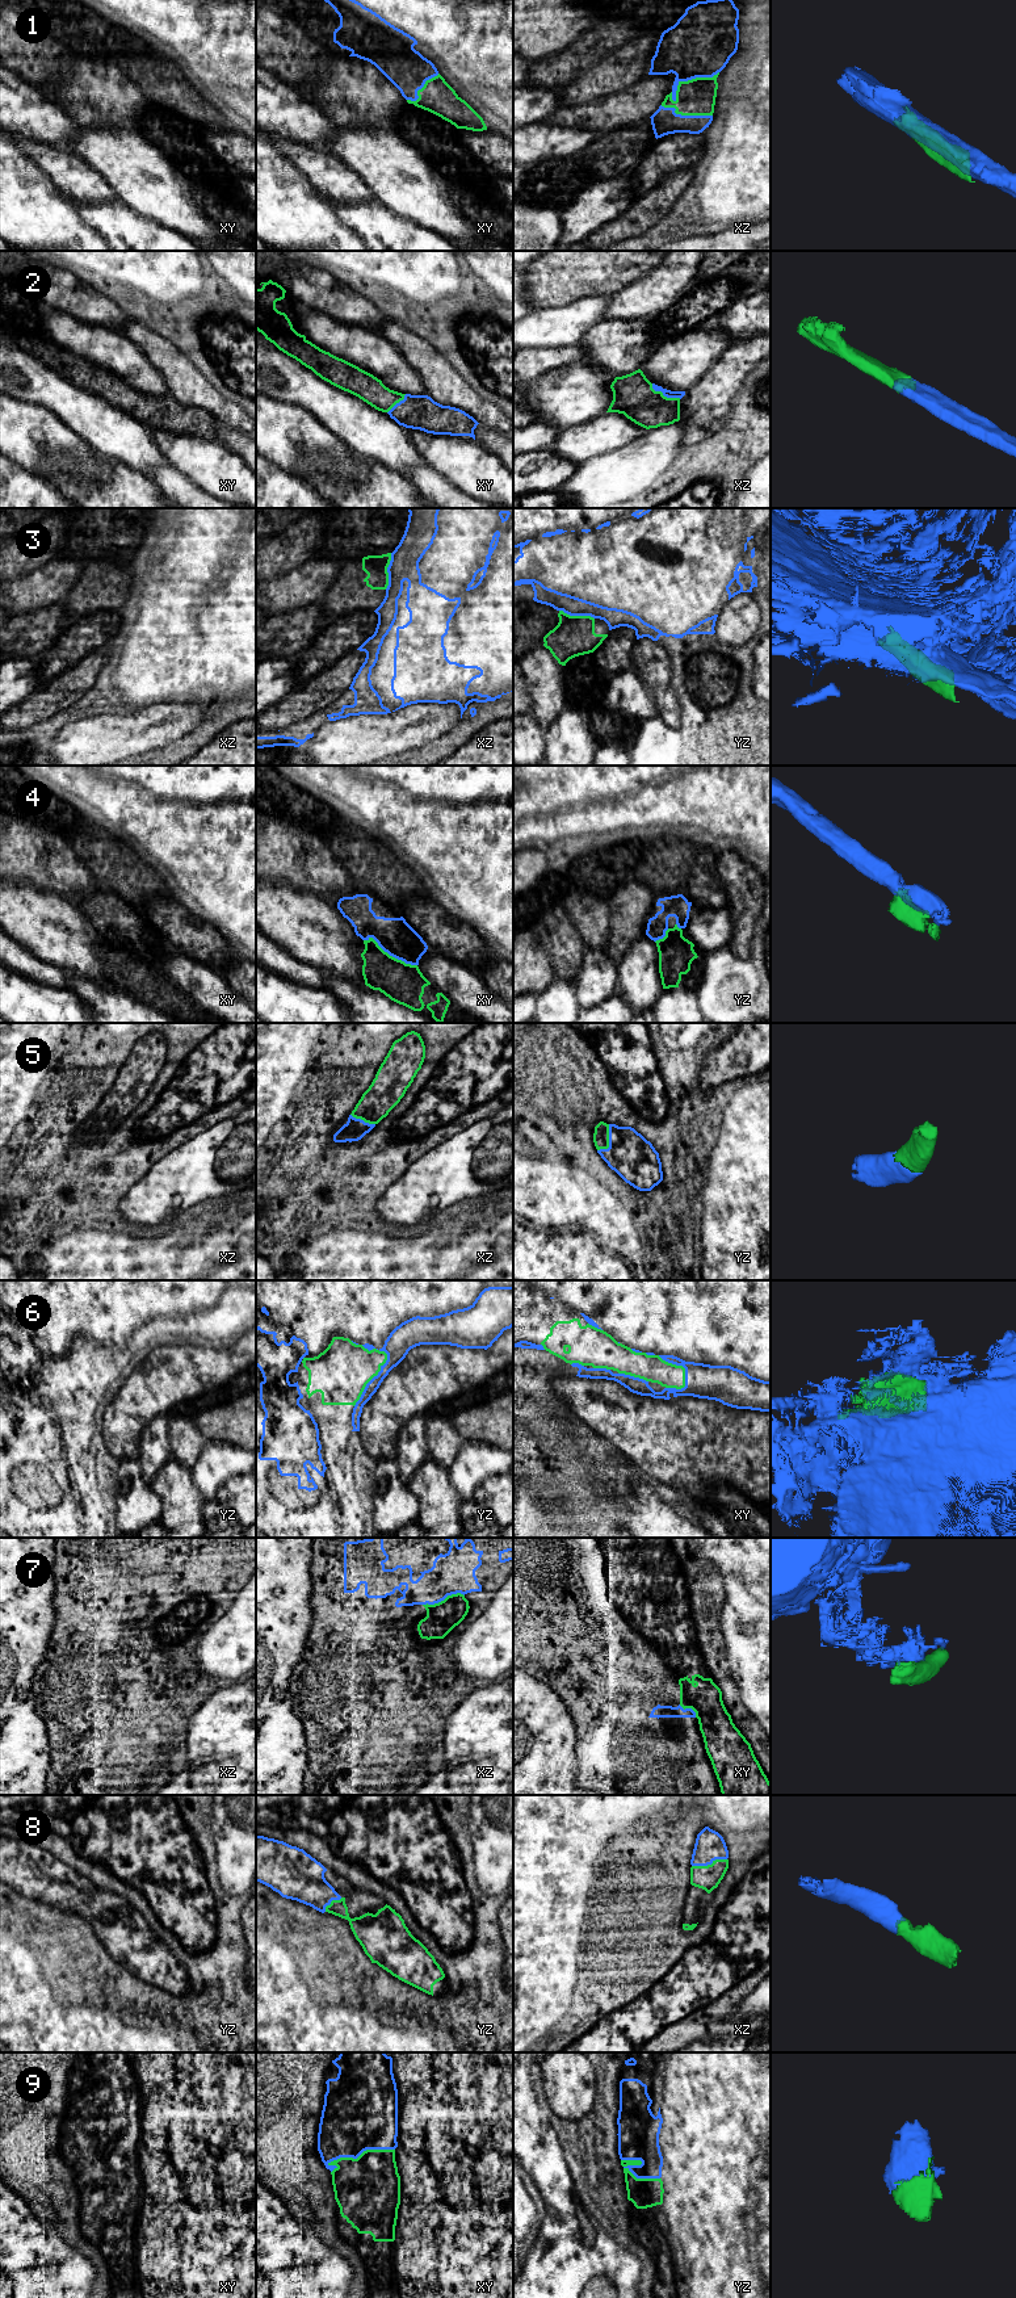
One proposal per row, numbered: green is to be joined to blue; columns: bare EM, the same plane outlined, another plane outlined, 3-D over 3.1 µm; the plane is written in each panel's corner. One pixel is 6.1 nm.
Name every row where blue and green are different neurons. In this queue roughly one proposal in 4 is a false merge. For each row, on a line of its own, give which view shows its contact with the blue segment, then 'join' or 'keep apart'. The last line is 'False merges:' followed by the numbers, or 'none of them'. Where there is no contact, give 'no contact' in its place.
1: meets blue in xz; keep apart
2: meets blue in xz; join
3: meets blue in xz; keep apart
4: meets blue in xy; keep apart
5: meets blue in yz; join
6: meets blue in yz; keep apart
7: meets blue in xz; keep apart
8: meets blue in xz; join
9: meets blue in xy; join
False merges: 1, 3, 4, 6, 7

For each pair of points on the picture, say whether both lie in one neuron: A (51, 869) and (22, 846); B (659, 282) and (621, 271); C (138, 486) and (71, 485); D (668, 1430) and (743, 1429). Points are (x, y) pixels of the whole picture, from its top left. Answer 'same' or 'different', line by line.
A: same
B: different
C: same
D: same

